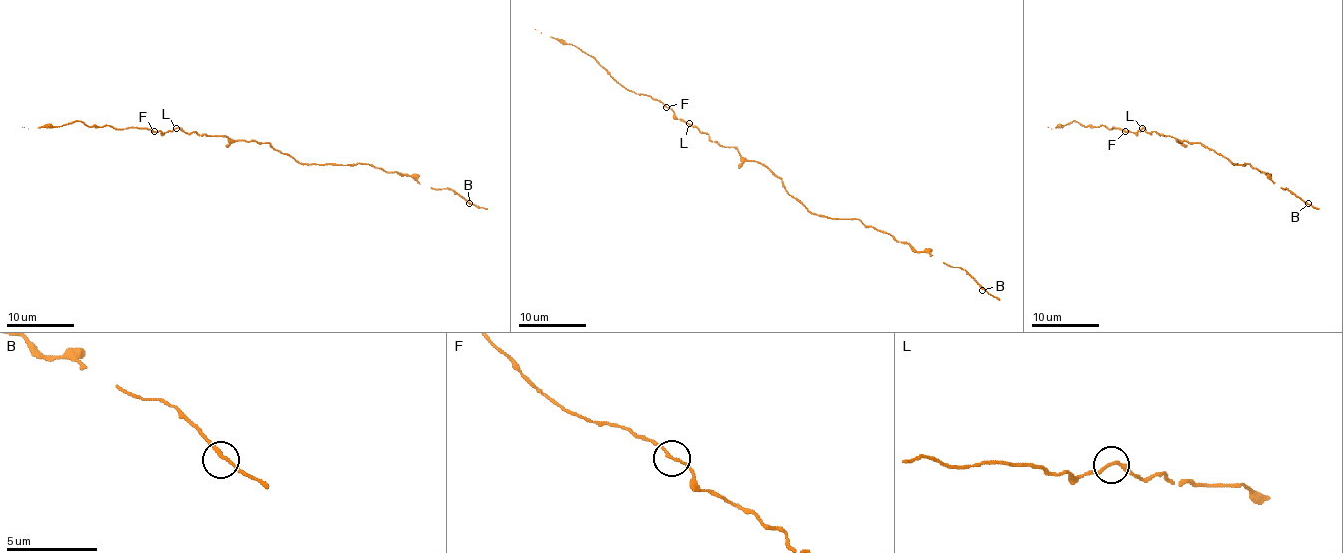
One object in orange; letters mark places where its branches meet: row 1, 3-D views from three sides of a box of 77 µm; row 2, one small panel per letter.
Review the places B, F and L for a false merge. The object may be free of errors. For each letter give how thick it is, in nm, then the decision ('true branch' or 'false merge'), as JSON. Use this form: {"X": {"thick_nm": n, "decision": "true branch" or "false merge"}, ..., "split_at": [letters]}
{"B": {"thick_nm": 150, "decision": "true branch"}, "F": {"thick_nm": 150, "decision": "true branch"}, "L": {"thick_nm": 150, "decision": "true branch"}, "split_at": []}

